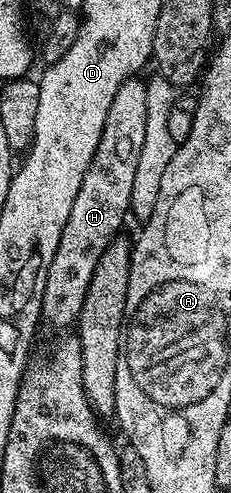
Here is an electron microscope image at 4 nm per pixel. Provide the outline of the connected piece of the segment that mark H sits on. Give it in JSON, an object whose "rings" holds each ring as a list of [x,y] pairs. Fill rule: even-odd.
{"rings":[[[131,78],[116,90],[116,98],[112,98],[112,106],[108,106],[108,118],[104,118],[104,130],[100,130],[100,142],[96,146],[96,154],[92,154],[92,162],[88,162],[88,170],[84,170],[84,182],[76,194],[76,202],[72,202],[72,210],[68,213],[68,222],[64,222],[64,234],[60,234],[60,246],[56,246],[56,258],[52,258],[52,266],[48,266],[48,282],[42,299],[42,320],[54,328],[66,328],[75,323],[84,306],[84,296],[88,294],[88,284],[92,282],[92,274],[100,256],[123,231],[122,219],[127,219],[132,198],[132,182],[136,178],[136,166],[140,163],[140,149],[144,147],[144,126],[152,122],[150,116],[150,92],[142,78]]]}

